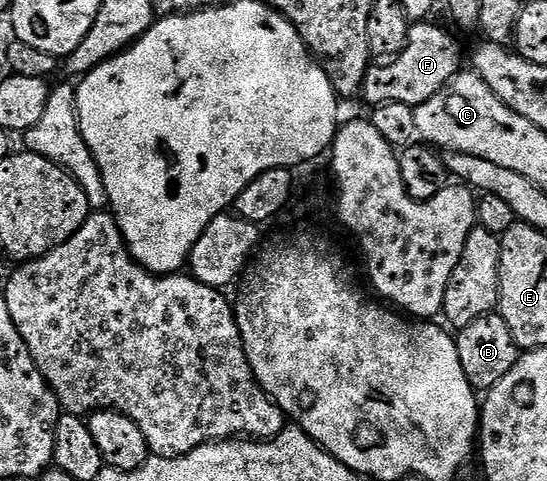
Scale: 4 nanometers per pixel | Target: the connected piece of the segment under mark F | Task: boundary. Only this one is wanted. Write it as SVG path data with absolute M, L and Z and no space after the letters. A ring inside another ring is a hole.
M417 20L409 27L409 43L403 52L384 64L370 65L360 97L366 98L370 107L394 102L416 108L448 86L461 69L461 50L456 40L443 27L436 26L433 20Z

